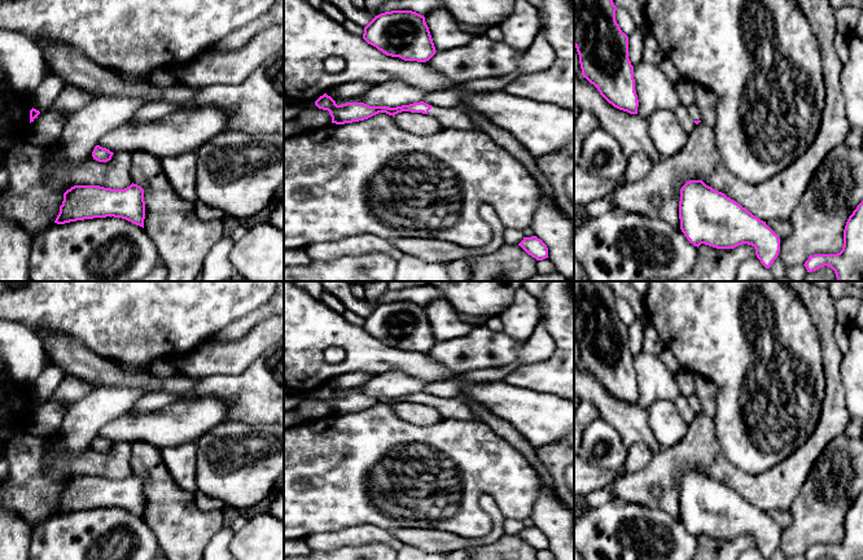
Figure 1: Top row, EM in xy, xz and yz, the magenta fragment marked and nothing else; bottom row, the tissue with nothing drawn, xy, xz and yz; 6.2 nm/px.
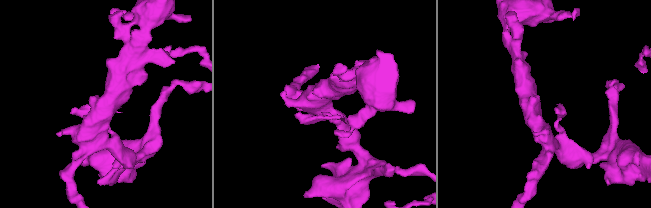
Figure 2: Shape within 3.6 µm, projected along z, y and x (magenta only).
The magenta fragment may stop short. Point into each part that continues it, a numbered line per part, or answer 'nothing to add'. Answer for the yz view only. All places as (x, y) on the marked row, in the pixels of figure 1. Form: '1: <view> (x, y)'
nothing to add

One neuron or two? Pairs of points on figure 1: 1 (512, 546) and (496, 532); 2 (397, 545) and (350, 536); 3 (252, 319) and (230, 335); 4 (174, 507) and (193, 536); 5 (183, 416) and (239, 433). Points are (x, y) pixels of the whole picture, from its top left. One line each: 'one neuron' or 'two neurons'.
1: two neurons
2: one neuron
3: one neuron
4: one neuron
5: two neurons

